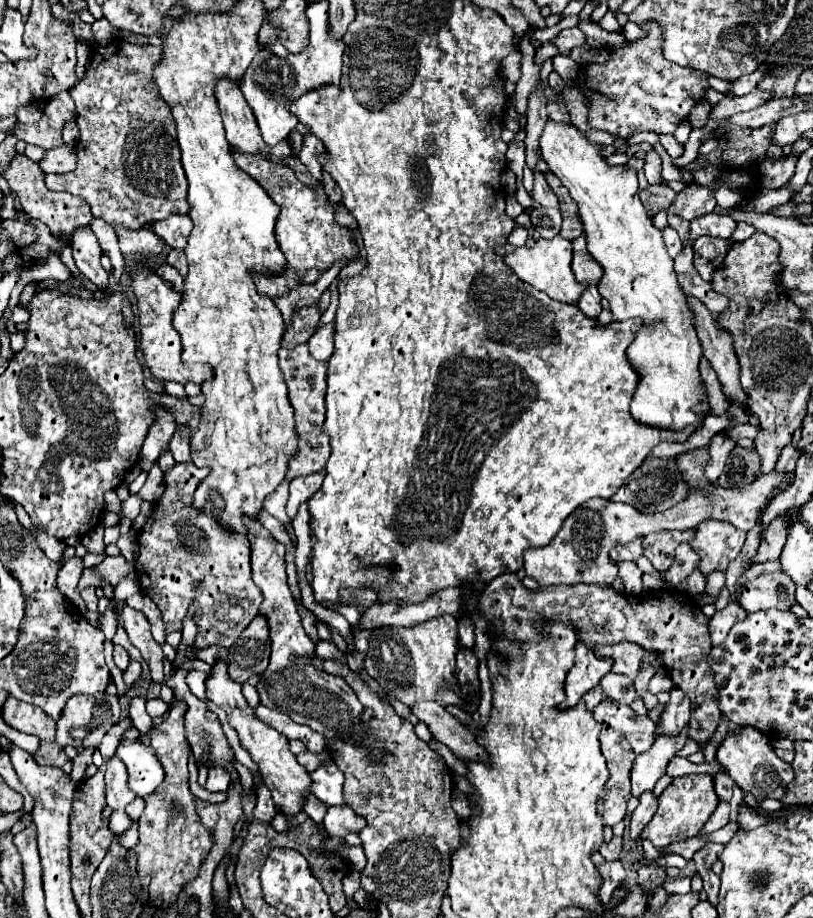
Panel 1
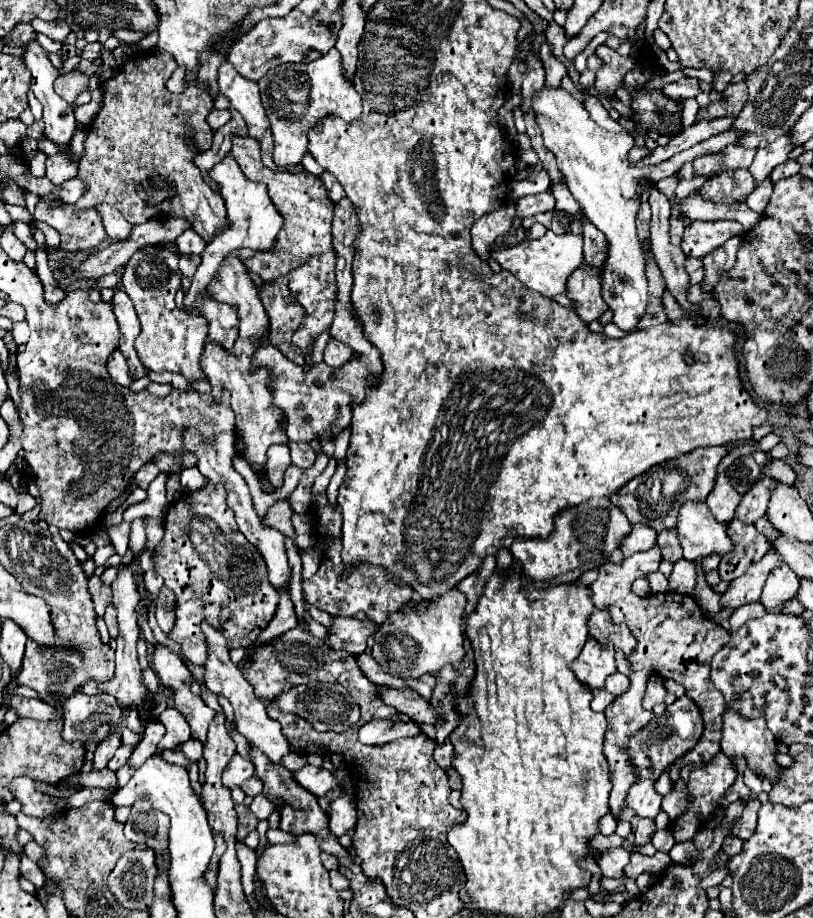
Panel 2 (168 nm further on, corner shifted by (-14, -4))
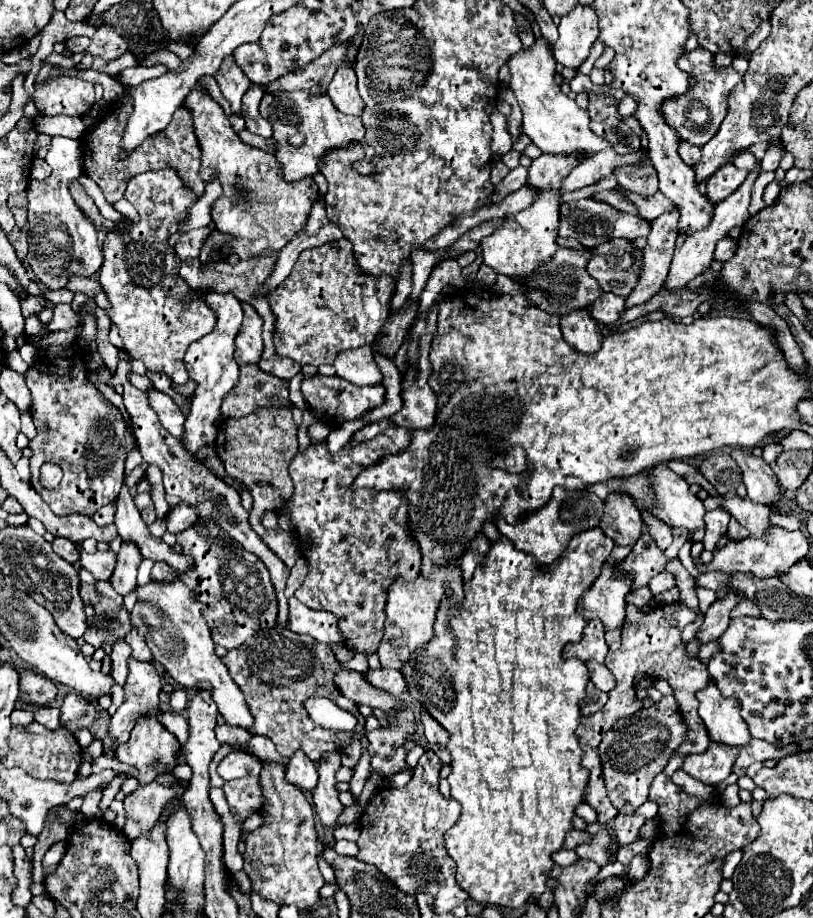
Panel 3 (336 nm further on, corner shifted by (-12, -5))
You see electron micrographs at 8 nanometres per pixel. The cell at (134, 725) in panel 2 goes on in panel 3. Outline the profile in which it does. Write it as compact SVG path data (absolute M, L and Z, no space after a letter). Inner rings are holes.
M97 789L88 793L83 798L81 813L85 818L93 818L99 809L99 803L102 798L102 790Z

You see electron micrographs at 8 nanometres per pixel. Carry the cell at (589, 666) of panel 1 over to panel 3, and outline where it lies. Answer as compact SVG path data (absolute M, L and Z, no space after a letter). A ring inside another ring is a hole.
M590 620L584 628L582 640L578 644L570 644L570 648L566 648L564 652L564 658L578 658L582 662L596 660L598 664L604 664L604 658L608 654L604 632L606 630L600 620Z

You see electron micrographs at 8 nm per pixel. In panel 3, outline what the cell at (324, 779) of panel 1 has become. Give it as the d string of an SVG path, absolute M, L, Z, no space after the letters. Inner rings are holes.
M296 752L296 756L292 756L290 764L286 766L286 780L302 790L314 790L318 784L318 772L314 768L314 762L304 756L304 752Z

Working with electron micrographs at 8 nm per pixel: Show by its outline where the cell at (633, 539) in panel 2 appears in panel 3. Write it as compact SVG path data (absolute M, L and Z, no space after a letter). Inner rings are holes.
M610 496L600 528L616 546L634 546L638 542L642 536L642 518L630 496Z

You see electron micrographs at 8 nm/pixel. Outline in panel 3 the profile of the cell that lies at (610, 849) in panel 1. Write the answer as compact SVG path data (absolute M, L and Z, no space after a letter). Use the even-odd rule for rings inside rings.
M572 830L572 832L568 832L568 834L566 834L564 848L566 848L566 850L574 850L576 846L586 844L590 838L592 838L592 834L588 834L588 832L582 832L582 830Z

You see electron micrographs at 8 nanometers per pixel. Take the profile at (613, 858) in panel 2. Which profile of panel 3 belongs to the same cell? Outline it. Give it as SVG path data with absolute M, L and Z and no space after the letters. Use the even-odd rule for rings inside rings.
M600 832L598 836L594 836L594 840L590 844L582 844L576 848L578 856L584 860L594 860L598 866L606 866L610 862L616 860L616 848L614 848L614 840L608 832Z

